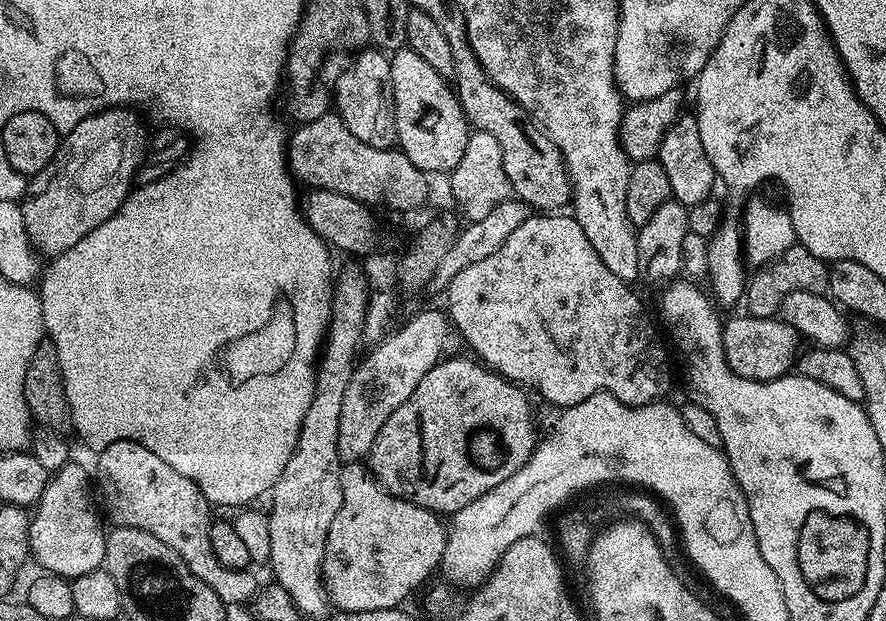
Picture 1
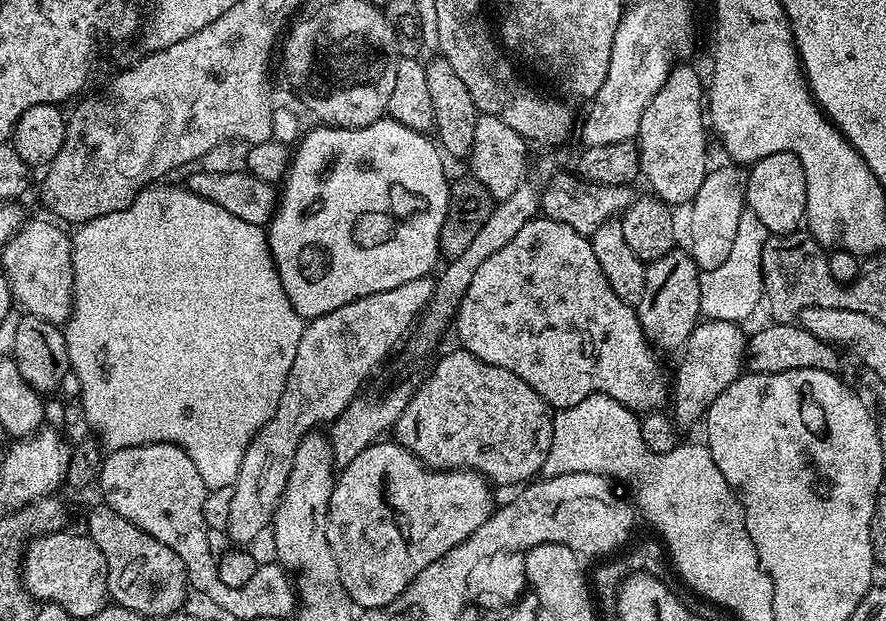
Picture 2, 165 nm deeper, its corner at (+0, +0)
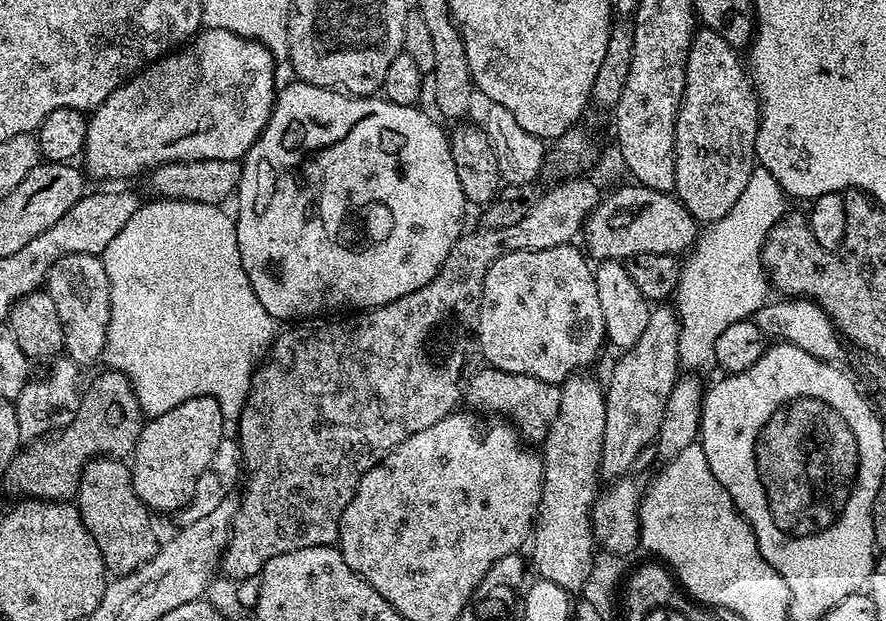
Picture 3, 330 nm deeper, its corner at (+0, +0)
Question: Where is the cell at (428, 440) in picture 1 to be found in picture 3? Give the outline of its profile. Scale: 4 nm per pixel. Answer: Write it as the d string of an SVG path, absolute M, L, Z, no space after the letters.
M491 366L473 371L466 380L466 404L480 412L497 412L497 417L511 423L529 445L543 445L546 434L558 418L560 385L542 382L542 378L530 378L526 374L510 374Z

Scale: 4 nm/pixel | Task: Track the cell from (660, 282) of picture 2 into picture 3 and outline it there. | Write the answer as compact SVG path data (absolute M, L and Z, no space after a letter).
M653 307L650 322L646 322L646 331L634 346L623 349L617 355L620 357L616 364L611 365L612 373L604 390L606 430L600 459L600 475L605 481L627 477L632 472L634 458L638 458L638 454L642 454L642 450L659 437L662 414L666 410L666 402L670 402L670 390L674 390L682 372L679 338L680 317L676 315L675 307Z

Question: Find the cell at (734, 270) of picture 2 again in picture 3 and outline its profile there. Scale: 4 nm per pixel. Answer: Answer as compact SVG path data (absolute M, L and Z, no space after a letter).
M756 166L734 206L731 206L724 217L709 223L699 233L691 251L683 257L680 265L680 281L674 293L674 307L676 315L680 317L678 354L681 369L696 370L692 368L708 367L711 369L716 363L714 342L718 342L718 334L722 334L726 326L734 326L734 322L755 317L756 311L769 299L770 284L760 263L760 252L764 248L770 230L786 214L784 203L786 203L784 190L780 182L774 178L774 174L770 174L770 170Z

